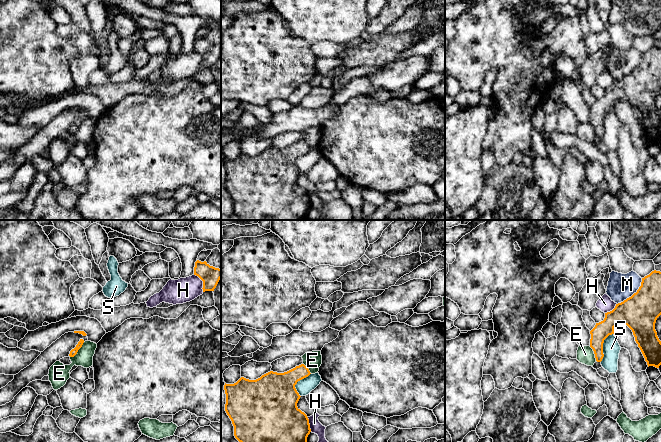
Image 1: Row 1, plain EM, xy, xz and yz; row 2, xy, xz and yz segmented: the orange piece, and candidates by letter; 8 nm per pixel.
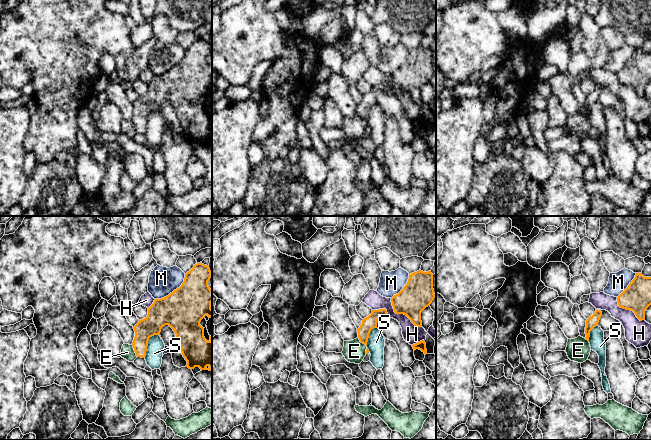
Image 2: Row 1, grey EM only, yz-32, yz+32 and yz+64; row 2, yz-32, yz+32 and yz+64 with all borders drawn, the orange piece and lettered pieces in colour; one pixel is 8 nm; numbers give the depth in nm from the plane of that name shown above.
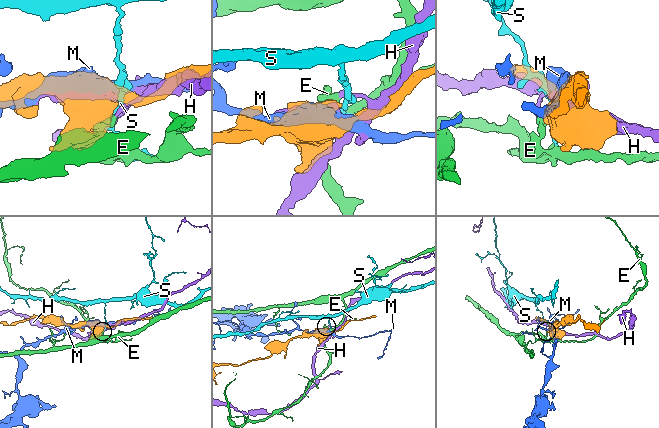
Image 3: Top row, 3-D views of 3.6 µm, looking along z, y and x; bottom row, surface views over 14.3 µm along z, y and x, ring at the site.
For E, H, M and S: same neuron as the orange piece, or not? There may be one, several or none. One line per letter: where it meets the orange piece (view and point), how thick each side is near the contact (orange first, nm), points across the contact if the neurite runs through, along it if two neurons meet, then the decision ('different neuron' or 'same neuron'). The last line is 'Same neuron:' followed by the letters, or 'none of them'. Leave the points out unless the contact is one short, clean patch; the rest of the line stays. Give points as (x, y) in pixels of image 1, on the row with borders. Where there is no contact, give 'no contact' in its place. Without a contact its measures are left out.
E: meets orange in xy at (77, 351); 60 nm thick on the orange side, 160 nm on the other; border along xy (84, 342), (73, 356), (69, 356); different neuron
H: meets orange in xy at (203, 282); 150 nm thick on the orange side, 200 nm on the other; different neuron
M: meets orange in yz at (634, 293); 300 nm thick on the orange side, 200 nm on the other; different neuron
S: meets orange in yz at (602, 346); 140 nm thick on the orange side, 140 nm on the other; border along yz (613, 333), (604, 340), (603, 358), (600, 361); different neuron
Same neuron: none of them

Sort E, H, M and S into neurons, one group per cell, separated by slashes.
E / H / M / S

